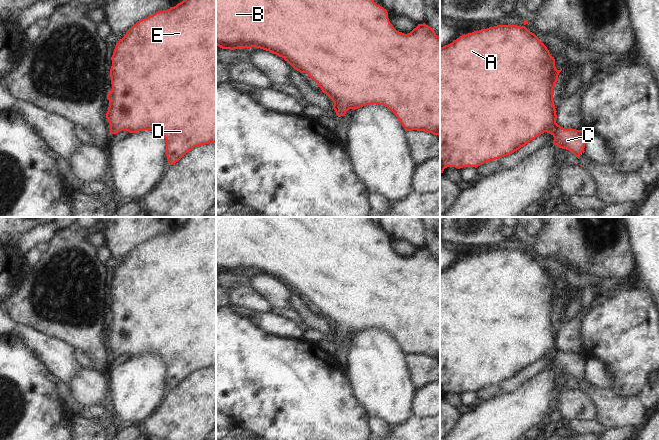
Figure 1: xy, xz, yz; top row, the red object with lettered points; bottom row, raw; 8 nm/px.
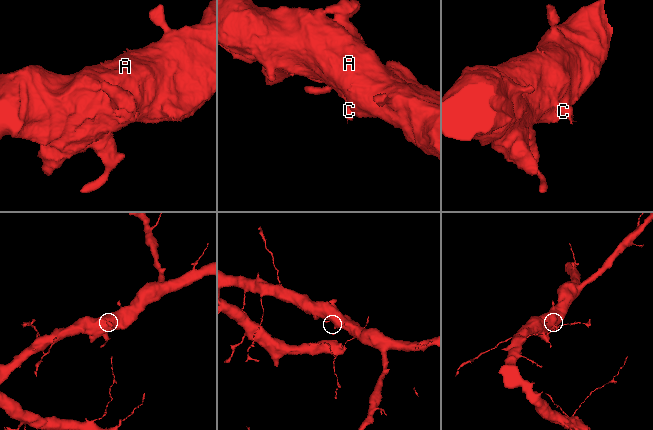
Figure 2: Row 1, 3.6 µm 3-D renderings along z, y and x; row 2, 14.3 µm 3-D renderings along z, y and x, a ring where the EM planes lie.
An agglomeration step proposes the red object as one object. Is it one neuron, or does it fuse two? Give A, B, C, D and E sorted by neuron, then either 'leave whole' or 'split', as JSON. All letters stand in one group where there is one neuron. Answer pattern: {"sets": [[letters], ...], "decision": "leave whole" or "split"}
{"sets": [["A", "B", "C", "D", "E"]], "decision": "leave whole"}

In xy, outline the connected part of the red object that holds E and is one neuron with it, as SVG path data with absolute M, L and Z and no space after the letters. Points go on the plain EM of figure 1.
M189 217L185 224L170 233L158 235L134 248L118 265L111 281L110 301L112 313L107 318L109 331L106 342L110 348L110 357L122 354L129 357L155 354L166 363L166 380L170 389L178 386L194 371L216 367L216 217Z

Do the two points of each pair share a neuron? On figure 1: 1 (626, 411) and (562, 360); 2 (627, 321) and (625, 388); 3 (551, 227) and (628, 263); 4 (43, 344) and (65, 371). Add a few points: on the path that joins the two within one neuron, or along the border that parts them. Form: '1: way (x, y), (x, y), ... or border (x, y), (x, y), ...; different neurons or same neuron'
1: way (610, 406), (578, 376); same neuron
2: way (627, 338), (627, 371); same neuron
3: way (570, 236), (593, 259), (609, 259); same neuron
4: way (50, 351), (62, 364); same neuron

